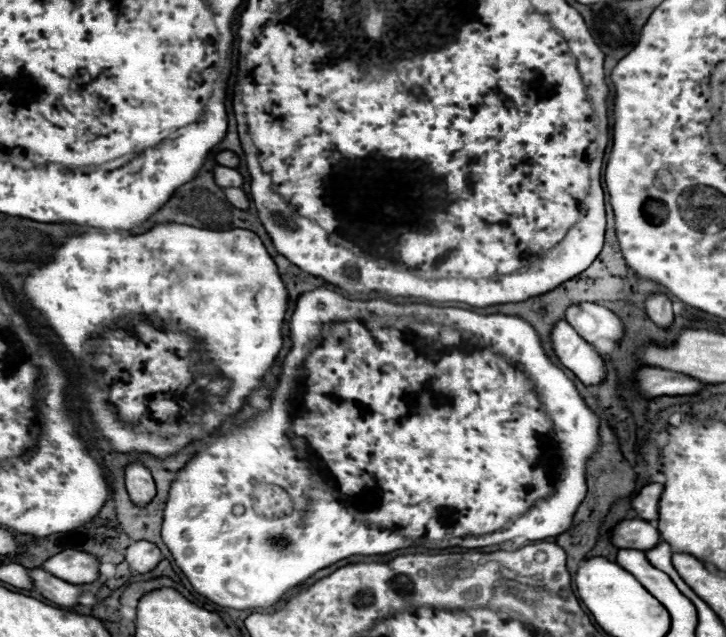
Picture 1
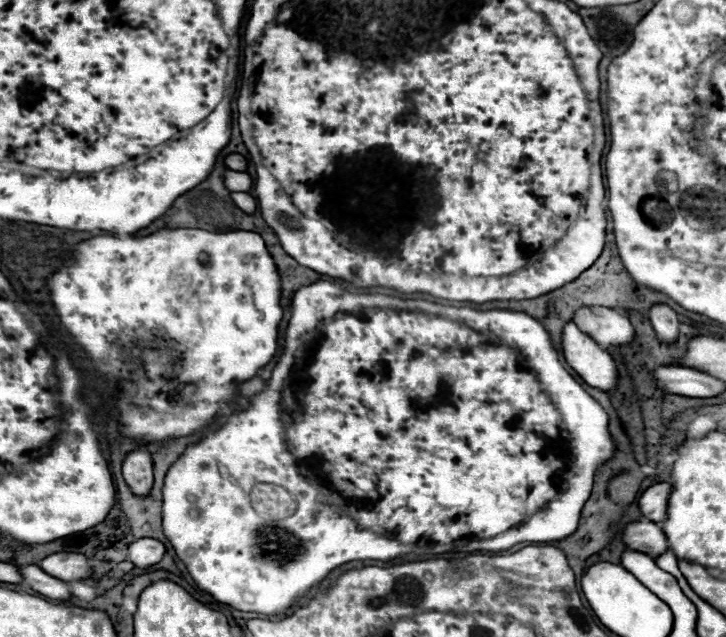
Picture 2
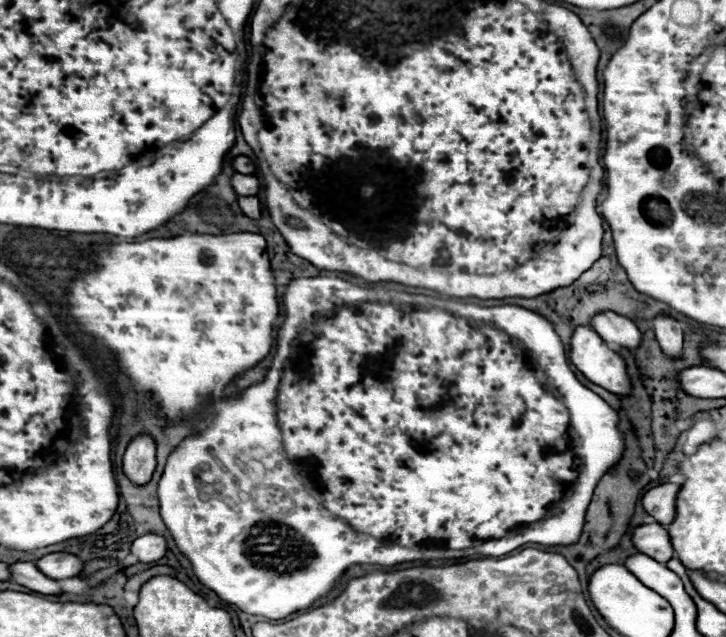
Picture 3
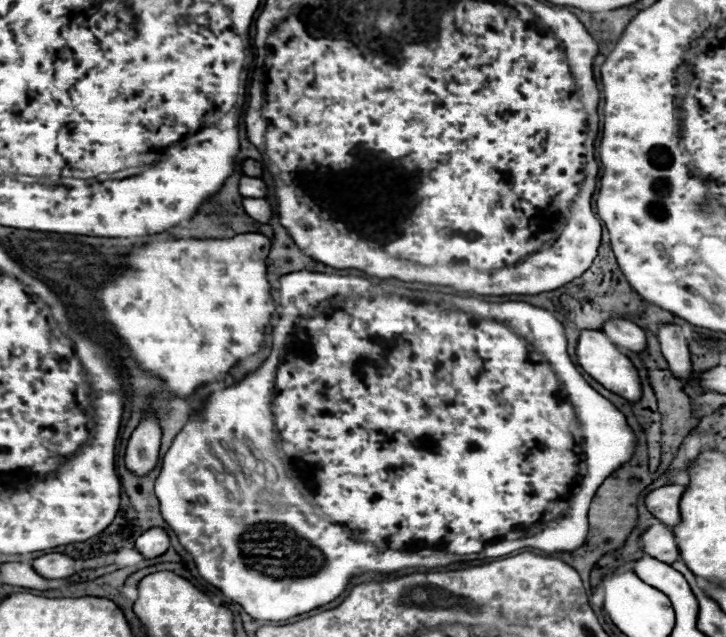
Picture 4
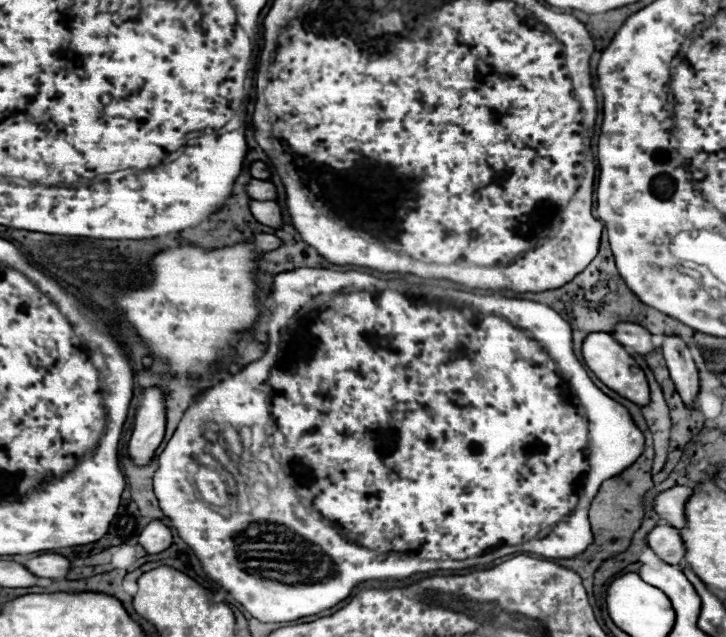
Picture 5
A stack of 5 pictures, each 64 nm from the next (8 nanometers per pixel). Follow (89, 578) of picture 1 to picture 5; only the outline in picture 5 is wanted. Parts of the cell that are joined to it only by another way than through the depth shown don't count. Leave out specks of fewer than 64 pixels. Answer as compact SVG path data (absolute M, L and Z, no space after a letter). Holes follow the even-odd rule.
M44 554L28 560L24 566L38 578L60 578L66 576L70 562L60 554Z

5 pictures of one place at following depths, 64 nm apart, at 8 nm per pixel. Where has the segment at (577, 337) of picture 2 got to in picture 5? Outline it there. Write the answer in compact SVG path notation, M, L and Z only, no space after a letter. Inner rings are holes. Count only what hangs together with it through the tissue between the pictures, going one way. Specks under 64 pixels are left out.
M594 332L592 336L588 336L584 340L582 346L582 356L584 362L588 364L588 368L598 376L598 380L602 380L610 390L618 392L620 396L632 400L634 404L650 404L650 386L646 380L644 370L636 364L636 360L624 350L622 344L618 344L610 334L606 332Z

